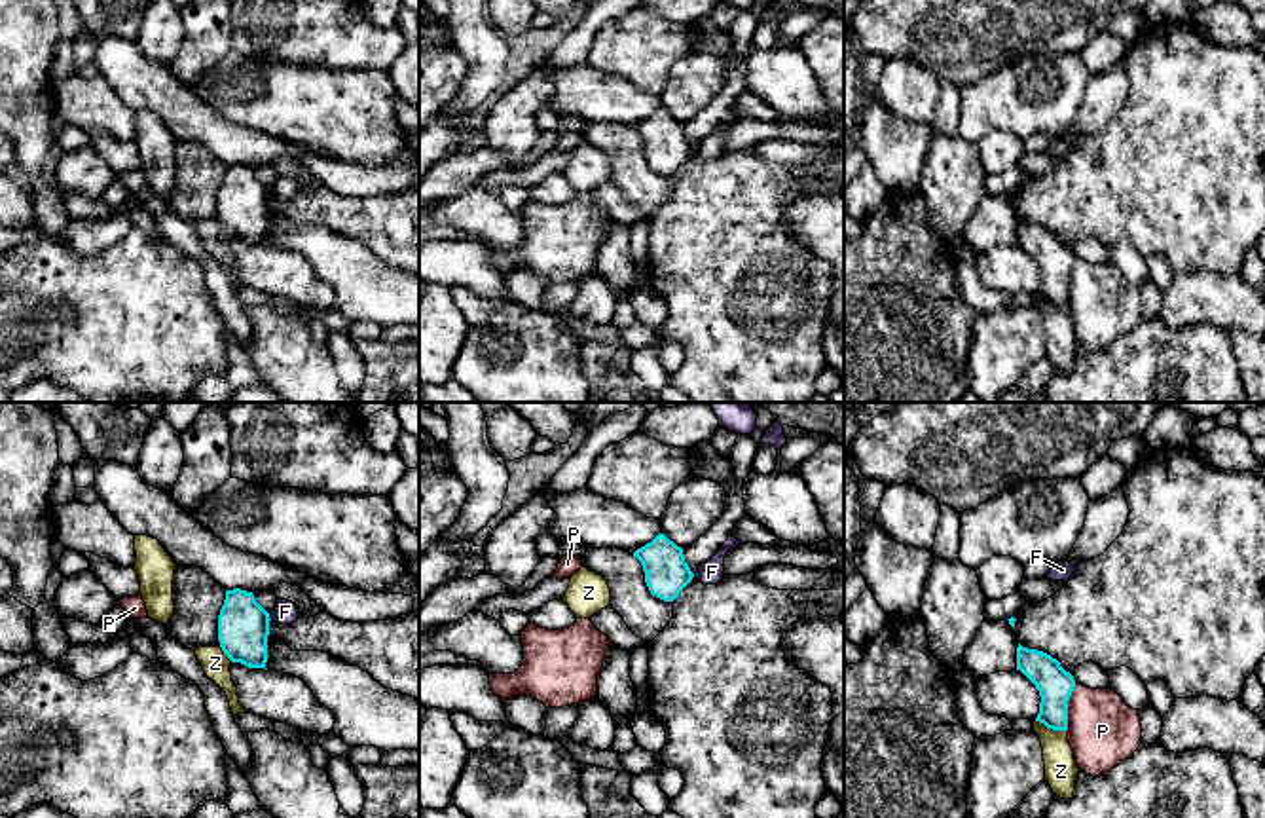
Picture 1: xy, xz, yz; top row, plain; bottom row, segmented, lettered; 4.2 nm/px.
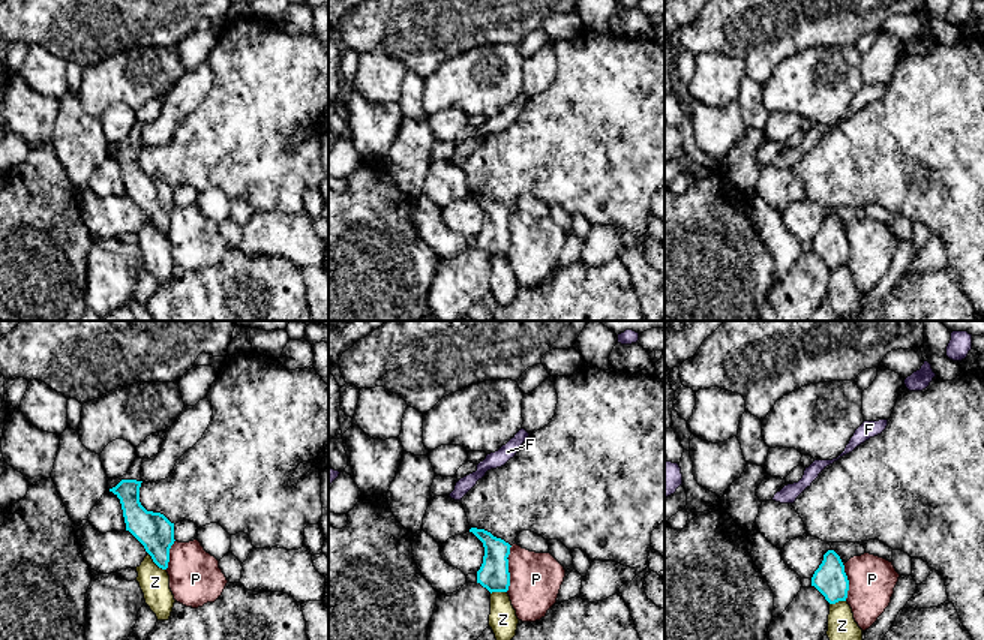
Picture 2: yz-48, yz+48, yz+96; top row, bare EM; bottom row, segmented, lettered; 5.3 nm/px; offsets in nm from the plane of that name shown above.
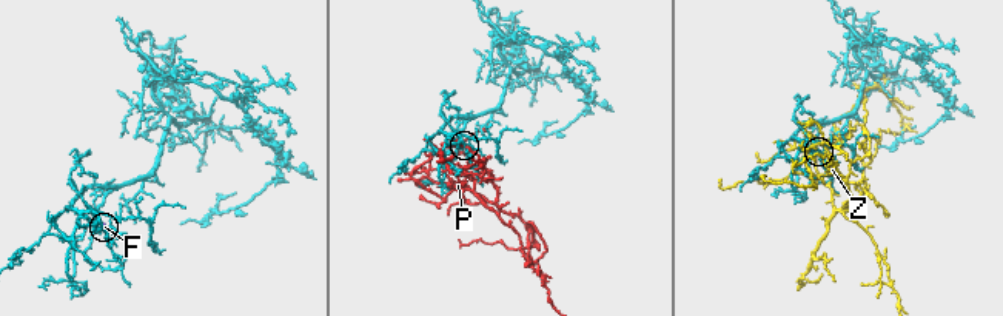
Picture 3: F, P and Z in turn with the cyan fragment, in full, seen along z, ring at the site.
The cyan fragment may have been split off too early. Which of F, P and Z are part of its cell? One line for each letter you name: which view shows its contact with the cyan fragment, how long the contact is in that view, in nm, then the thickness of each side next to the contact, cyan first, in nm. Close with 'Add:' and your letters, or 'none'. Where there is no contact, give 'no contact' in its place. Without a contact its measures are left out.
Add: none

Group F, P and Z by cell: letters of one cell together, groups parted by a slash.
F / P / Z

